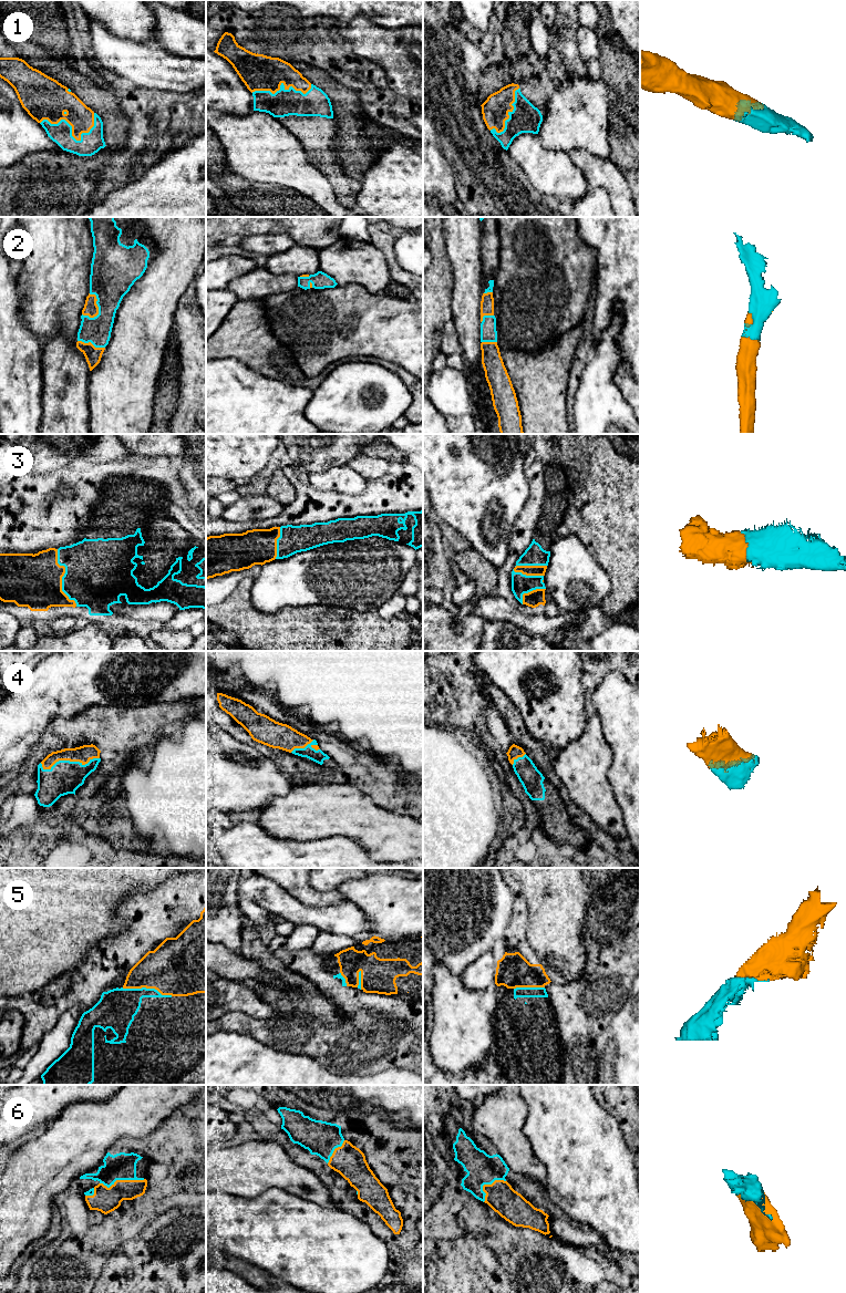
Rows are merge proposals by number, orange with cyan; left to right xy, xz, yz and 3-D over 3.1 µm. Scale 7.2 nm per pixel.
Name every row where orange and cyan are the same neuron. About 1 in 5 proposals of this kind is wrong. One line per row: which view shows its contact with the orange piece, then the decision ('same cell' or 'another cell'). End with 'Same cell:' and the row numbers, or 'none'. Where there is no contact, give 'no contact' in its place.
1: meets orange in xy; same cell
2: meets orange in xy; same cell
3: meets orange in xy; same cell
4: meets orange in xy; same cell
5: meets orange in xy; same cell
6: meets orange in xy; same cell
Same cell: 1, 2, 3, 4, 5, 6

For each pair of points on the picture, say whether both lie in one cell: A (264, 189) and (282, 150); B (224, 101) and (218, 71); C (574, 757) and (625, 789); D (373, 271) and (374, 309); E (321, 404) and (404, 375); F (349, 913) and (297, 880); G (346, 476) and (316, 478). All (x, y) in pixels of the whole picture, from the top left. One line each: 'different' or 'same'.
A: different
B: same
C: different
D: different
E: different
F: different
G: same

